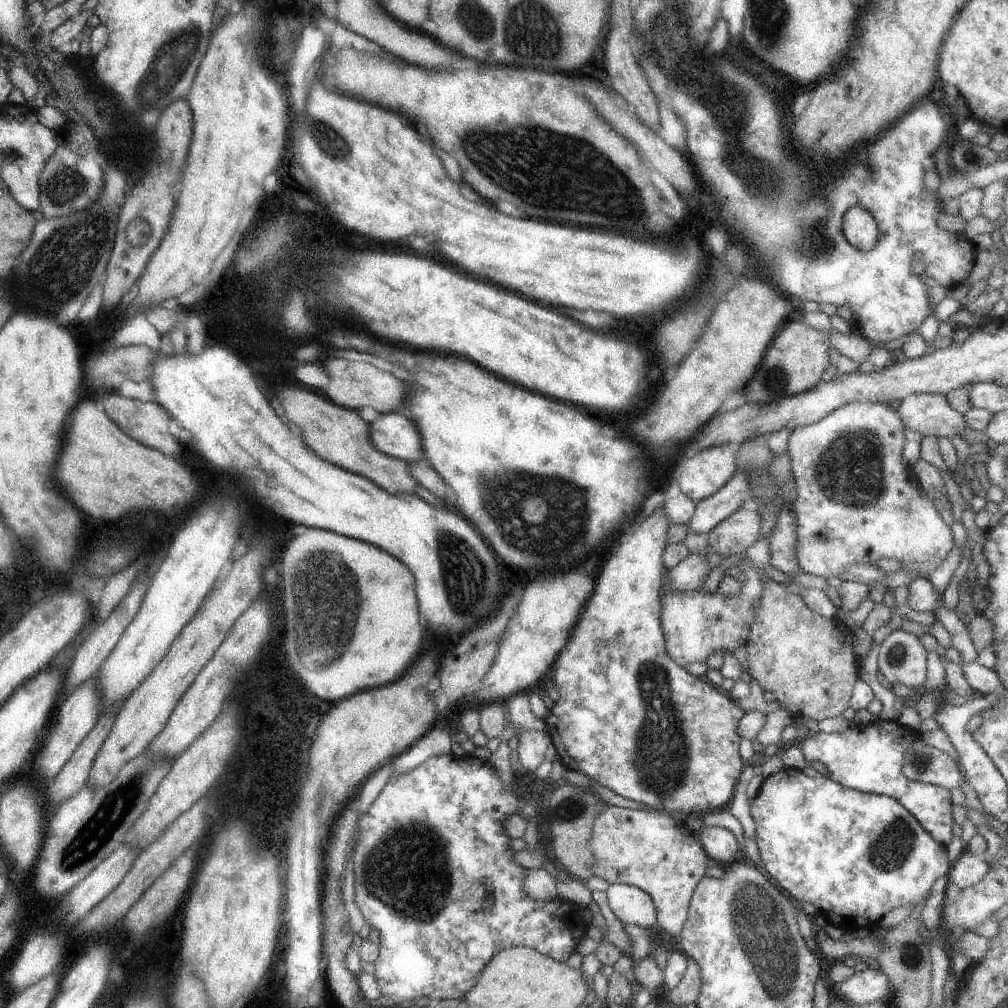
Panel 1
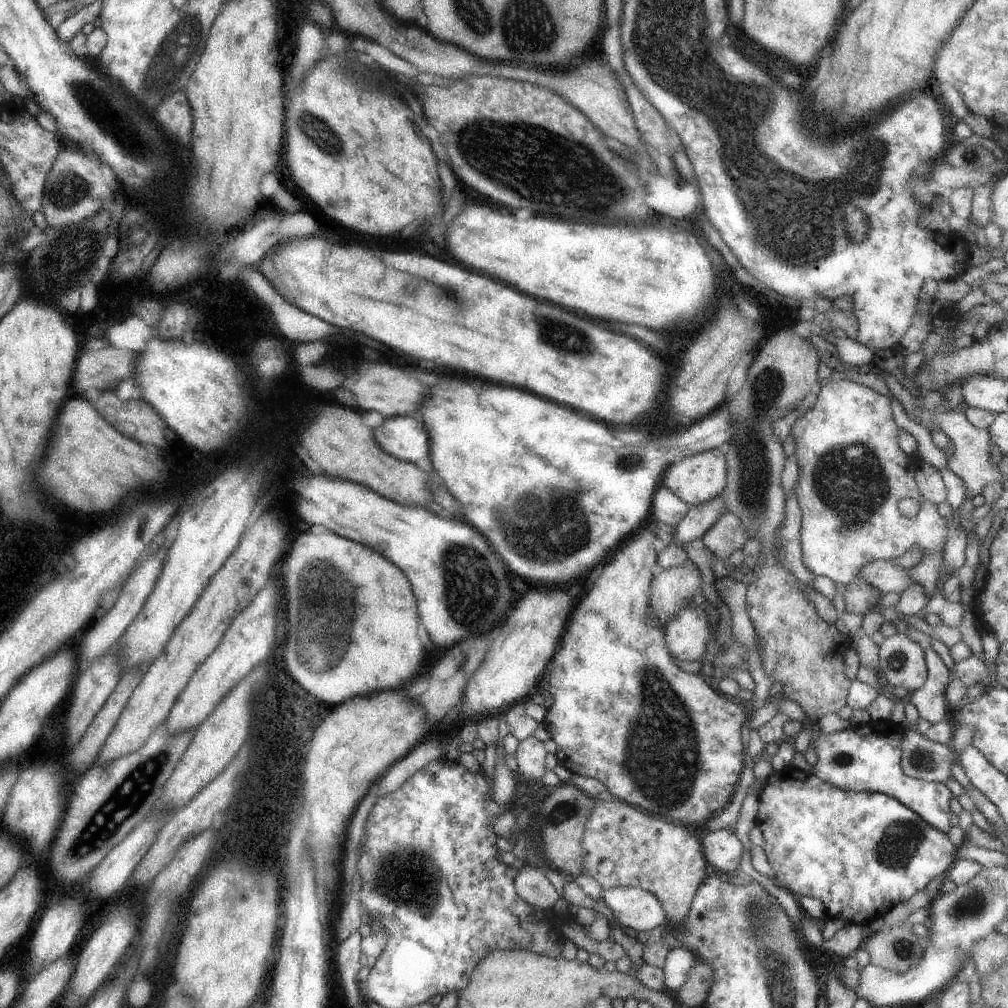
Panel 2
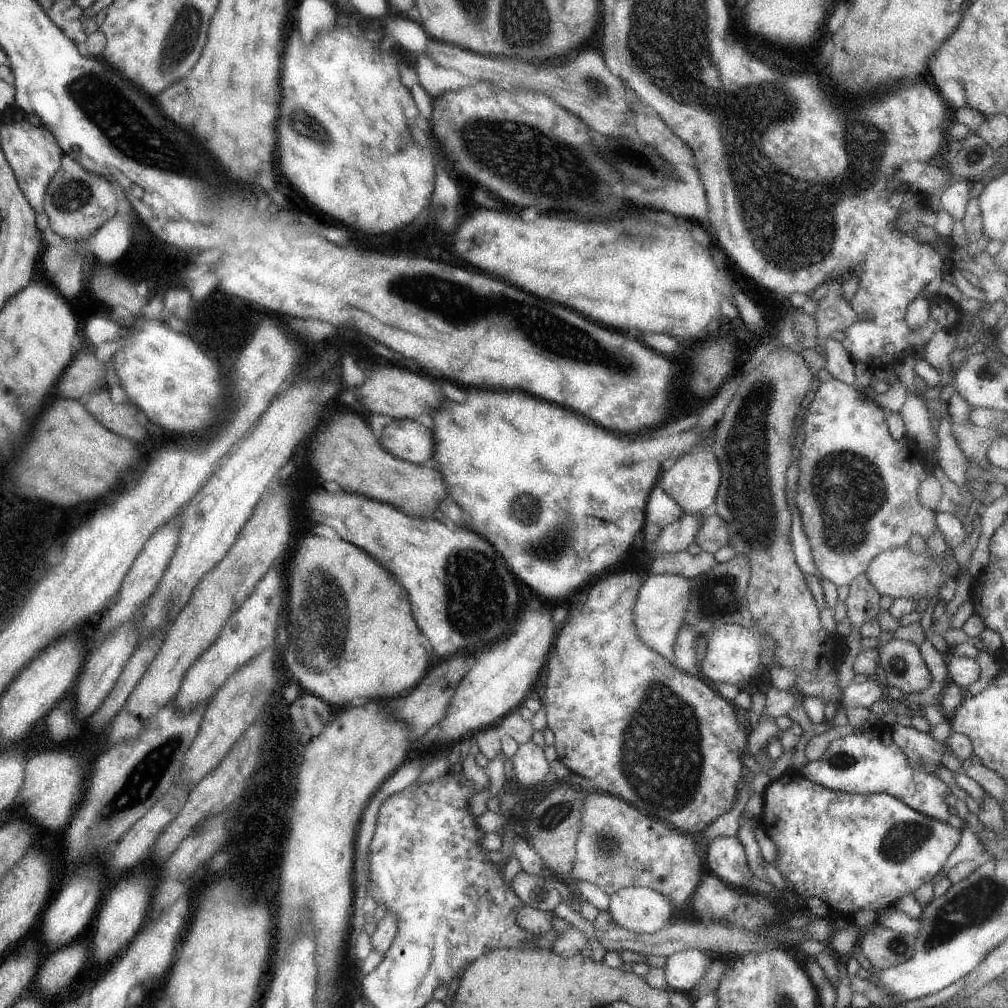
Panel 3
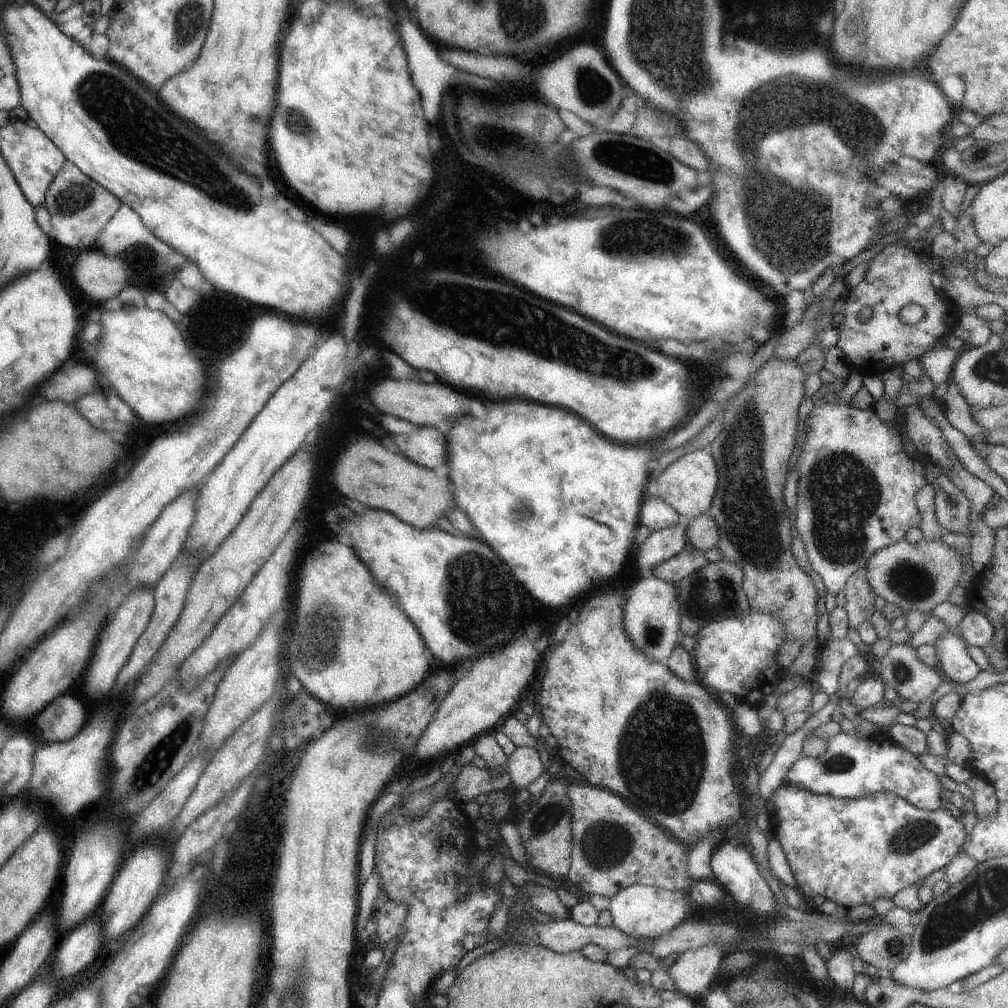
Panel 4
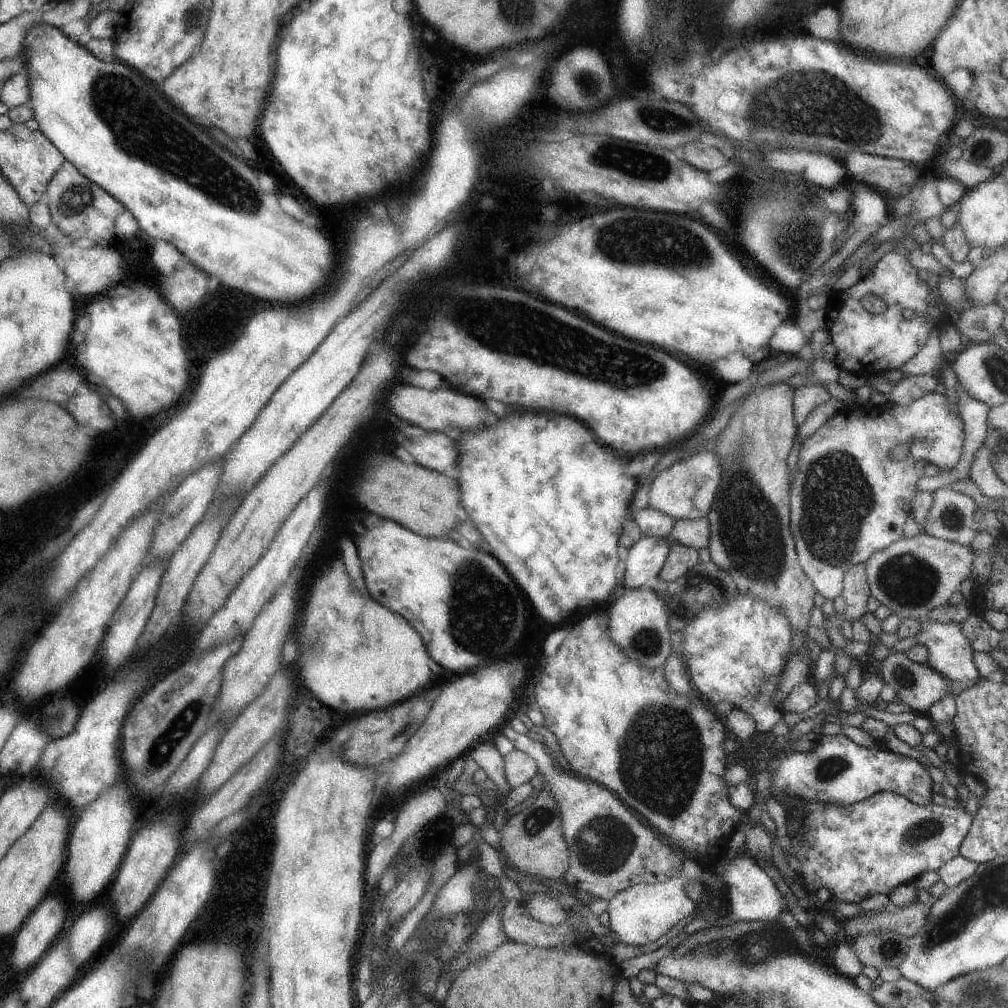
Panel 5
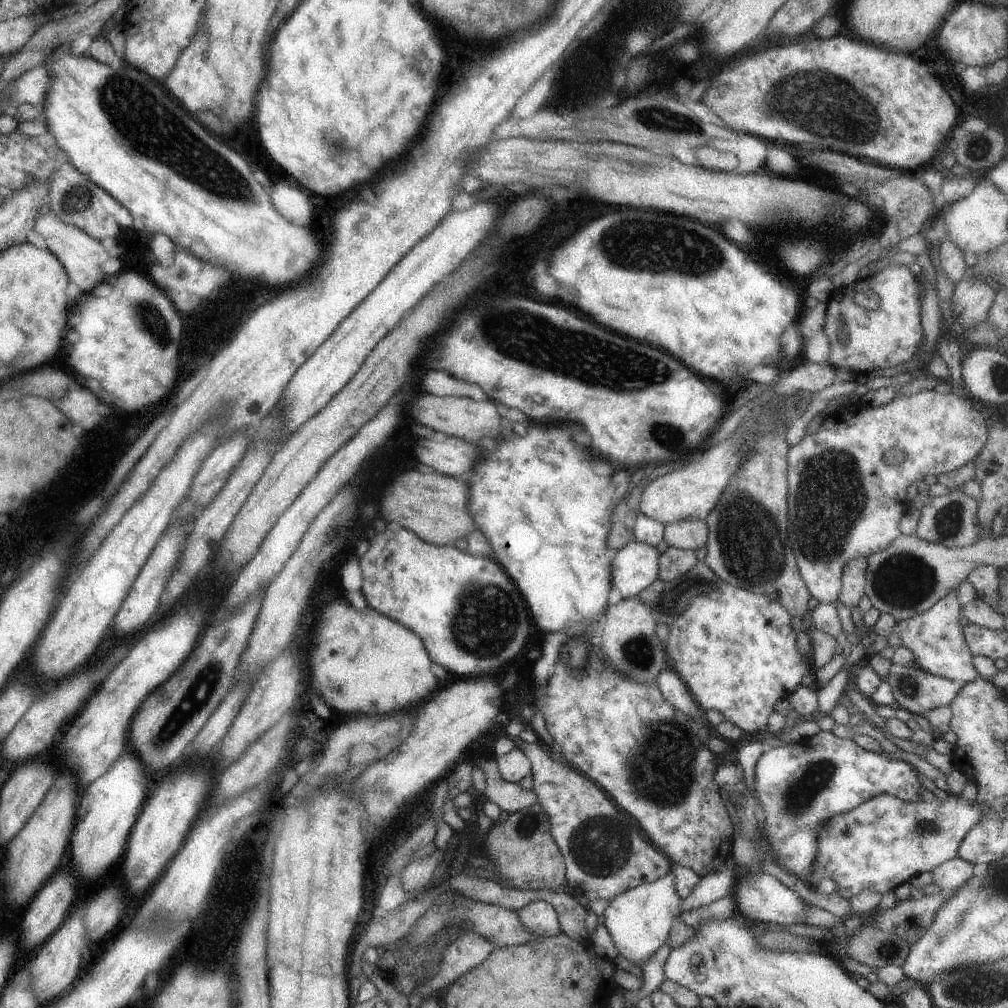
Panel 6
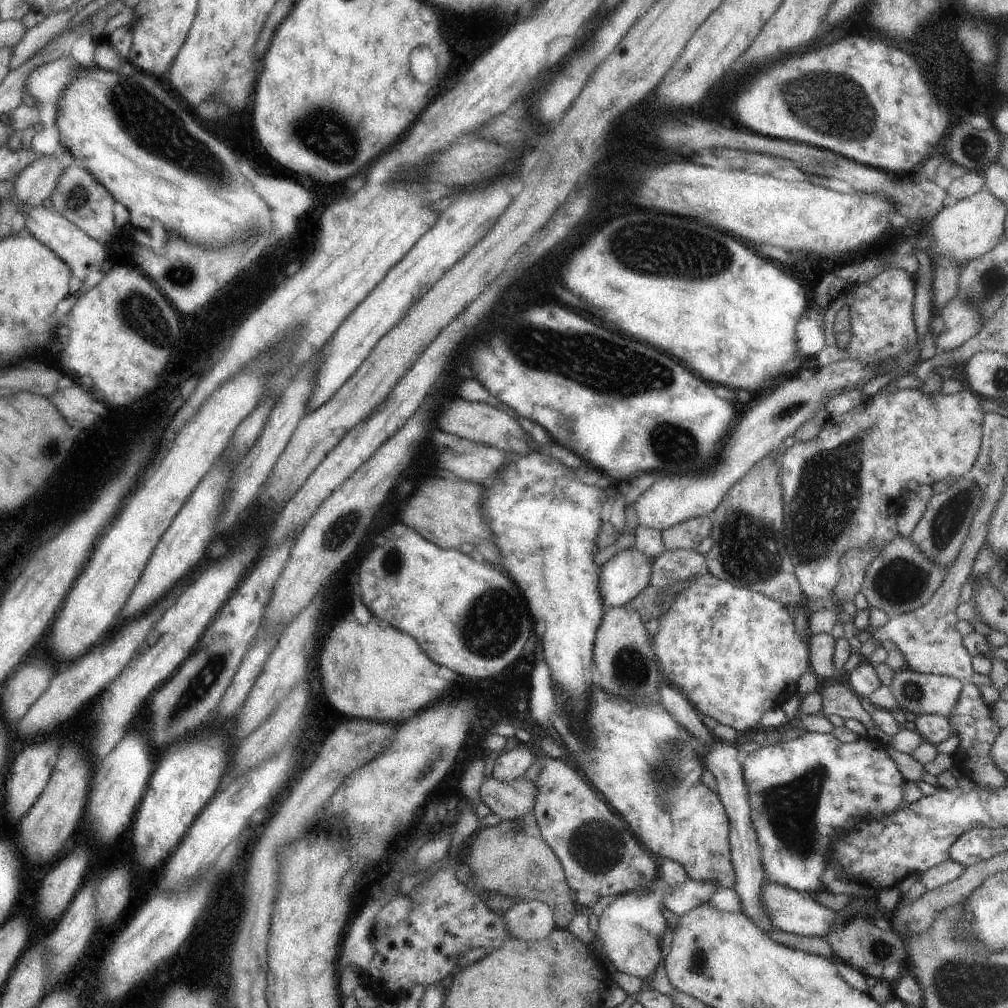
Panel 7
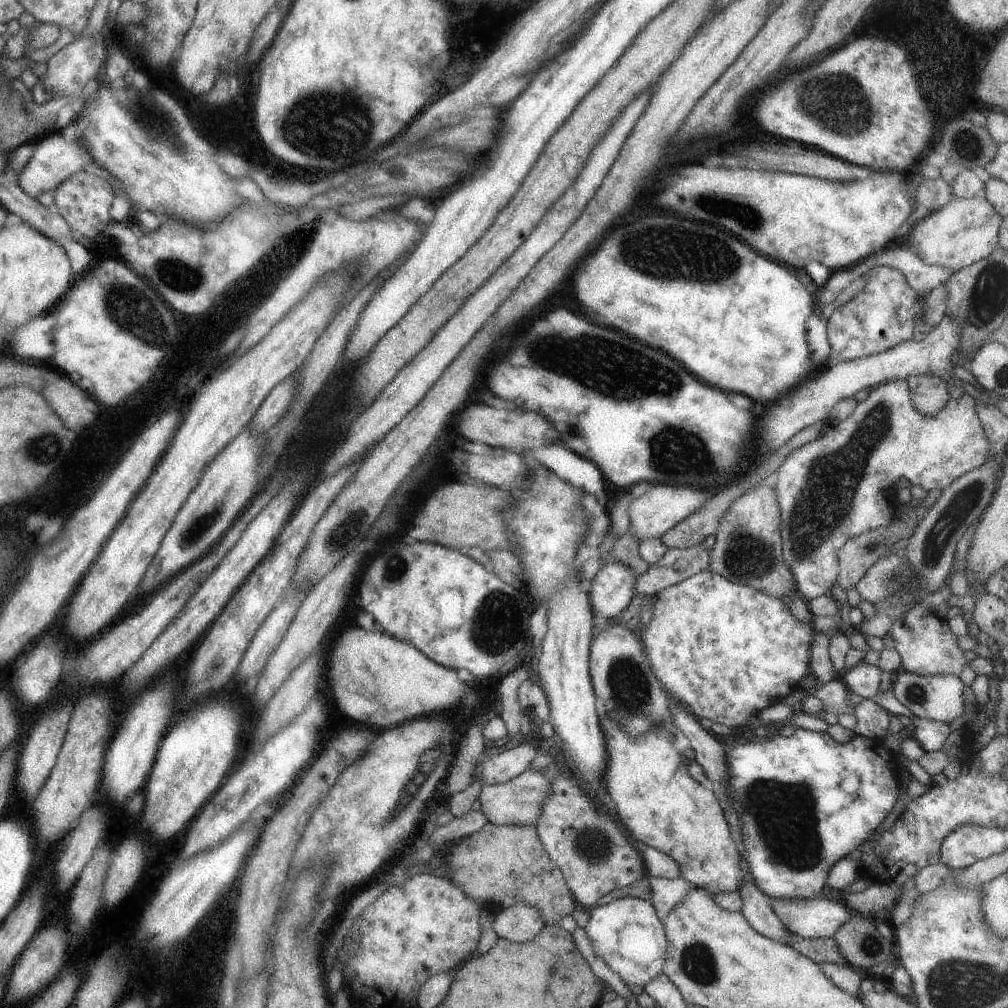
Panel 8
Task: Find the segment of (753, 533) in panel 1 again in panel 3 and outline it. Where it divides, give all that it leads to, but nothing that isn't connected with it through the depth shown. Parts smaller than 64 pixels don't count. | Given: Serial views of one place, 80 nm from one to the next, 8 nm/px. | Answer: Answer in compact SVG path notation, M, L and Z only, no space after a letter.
M709 512L702 516L694 541L703 551L713 555L721 546L728 544L729 532L728 524L720 516Z

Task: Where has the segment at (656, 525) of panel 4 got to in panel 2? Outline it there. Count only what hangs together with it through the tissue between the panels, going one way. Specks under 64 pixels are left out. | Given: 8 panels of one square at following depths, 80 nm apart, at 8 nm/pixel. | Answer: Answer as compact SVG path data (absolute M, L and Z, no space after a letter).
M659 485L650 499L649 517L657 523L674 527L686 515L689 507L669 489Z

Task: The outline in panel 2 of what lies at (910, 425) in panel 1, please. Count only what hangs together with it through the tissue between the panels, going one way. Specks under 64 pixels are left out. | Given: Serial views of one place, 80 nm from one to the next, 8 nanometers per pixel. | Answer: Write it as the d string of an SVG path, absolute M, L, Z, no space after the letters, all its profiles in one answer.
M891 373L885 377L884 381L888 394L899 401L906 415L914 417L929 432L939 430L941 434L945 434L951 440L952 451L947 458L946 466L963 479L964 487L966 488L964 494L966 496L972 498L976 494L980 494L980 490L988 482L999 481L1001 483L1006 480L995 468L992 455L993 446L986 428L971 426L961 411L944 410L941 405L944 396L939 391L929 391L926 394L916 397L902 387Z

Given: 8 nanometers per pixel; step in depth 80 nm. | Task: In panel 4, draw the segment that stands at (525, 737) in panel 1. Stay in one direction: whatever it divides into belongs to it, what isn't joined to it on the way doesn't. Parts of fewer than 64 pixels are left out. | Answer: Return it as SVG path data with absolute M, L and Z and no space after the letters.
M515 747L506 757L506 771L517 790L525 790L526 786L539 778L545 770L539 753L533 747Z

